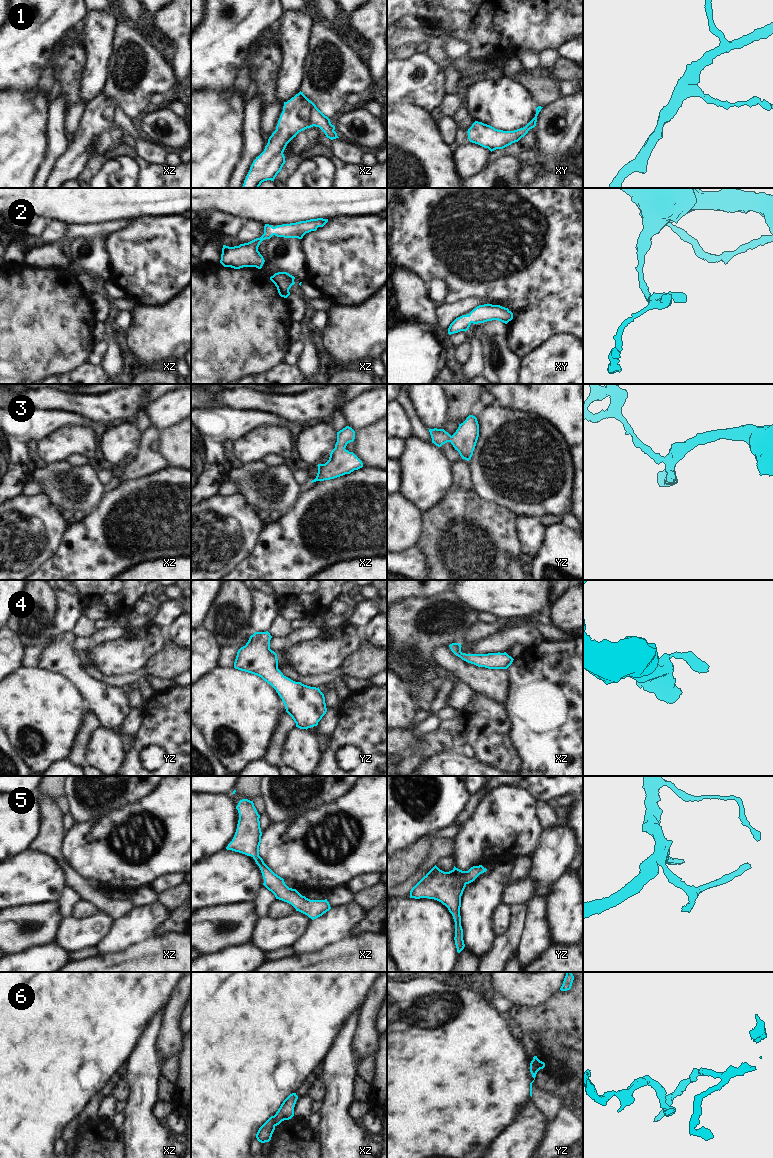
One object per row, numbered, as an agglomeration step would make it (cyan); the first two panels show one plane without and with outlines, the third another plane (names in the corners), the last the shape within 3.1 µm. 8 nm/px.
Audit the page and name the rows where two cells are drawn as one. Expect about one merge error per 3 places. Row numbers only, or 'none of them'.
6

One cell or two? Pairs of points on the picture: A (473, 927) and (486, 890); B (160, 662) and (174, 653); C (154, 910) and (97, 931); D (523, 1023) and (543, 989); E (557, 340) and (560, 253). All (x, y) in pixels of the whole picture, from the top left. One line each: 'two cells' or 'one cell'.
A: one cell
B: one cell
C: two cells
D: two cells
E: two cells

